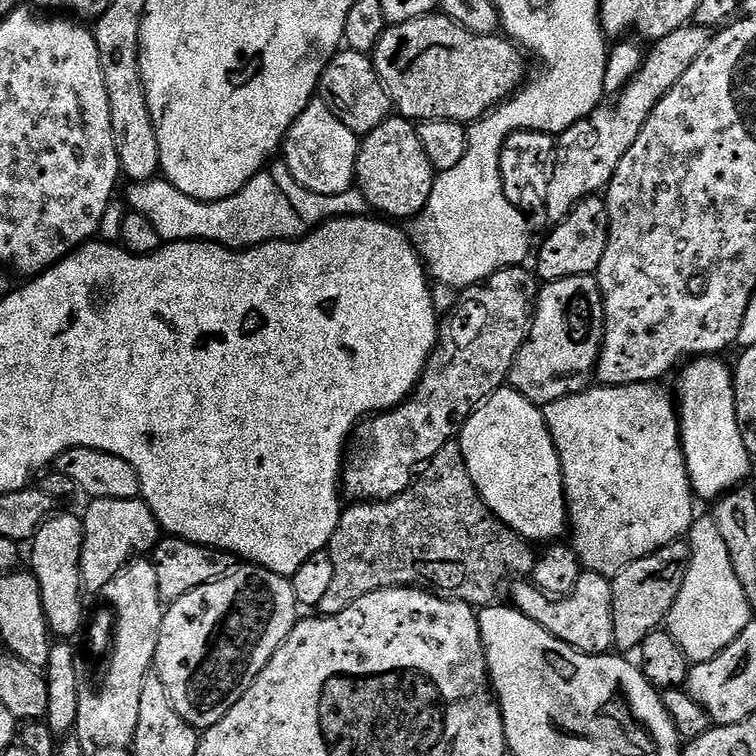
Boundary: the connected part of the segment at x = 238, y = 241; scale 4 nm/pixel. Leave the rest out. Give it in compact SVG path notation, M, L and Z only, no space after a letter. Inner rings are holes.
M268 170L259 172L238 194L228 199L211 201L206 205L182 194L177 187L163 178L148 180L144 184L131 183L128 188L127 207L147 217L158 230L161 241L165 243L197 239L201 233L198 231L202 228L202 220L206 223L203 239L237 250L256 247L274 240L298 240L306 232L302 218L298 218L298 210L290 206L290 198L282 194L278 182L274 182L272 173Z

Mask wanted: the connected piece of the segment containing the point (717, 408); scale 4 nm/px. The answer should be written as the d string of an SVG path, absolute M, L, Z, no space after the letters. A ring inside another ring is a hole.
M700 354L689 359L679 372L680 443L688 467L688 477L693 493L699 499L701 496L702 499L712 502L724 493L731 492L733 488L743 485L754 463L754 457L743 441L736 413L734 372L729 365L727 368L720 358L712 354Z

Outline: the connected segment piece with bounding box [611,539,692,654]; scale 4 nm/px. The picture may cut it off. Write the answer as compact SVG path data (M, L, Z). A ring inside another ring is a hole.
M678 539L658 549L657 552L630 562L630 566L626 566L618 575L611 577L614 645L621 653L635 653L641 642L667 621L668 611L678 598L678 590L682 590L691 553L687 543L683 539Z

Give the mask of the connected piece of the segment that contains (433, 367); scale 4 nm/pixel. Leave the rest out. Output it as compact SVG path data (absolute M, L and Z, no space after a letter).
M517 266L514 268L503 268L500 272L489 278L483 286L477 287L471 293L472 300L464 300L448 317L443 317L442 323L438 328L438 335L436 337L436 346L433 348L430 358L424 367L424 375L421 376L416 388L412 391L412 395L404 401L403 404L398 404L394 408L388 409L373 415L371 418L365 419L363 422L357 424L356 431L350 437L350 443L346 448L346 455L342 465L342 492L345 497L349 496L349 501L352 502L379 502L382 500L391 500L393 496L401 496L408 487L412 485L414 477L417 475L418 469L427 464L428 461L434 458L434 454L438 454L438 450L442 450L442 446L453 443L459 437L460 429L472 416L474 406L479 406L498 389L505 387L506 381L511 377L512 369L517 367L518 357L521 348L524 347L524 341L528 339L528 330L532 322L532 313L536 307L536 297L540 295L542 287L541 281L536 281L536 276L532 272L527 272L527 267Z

